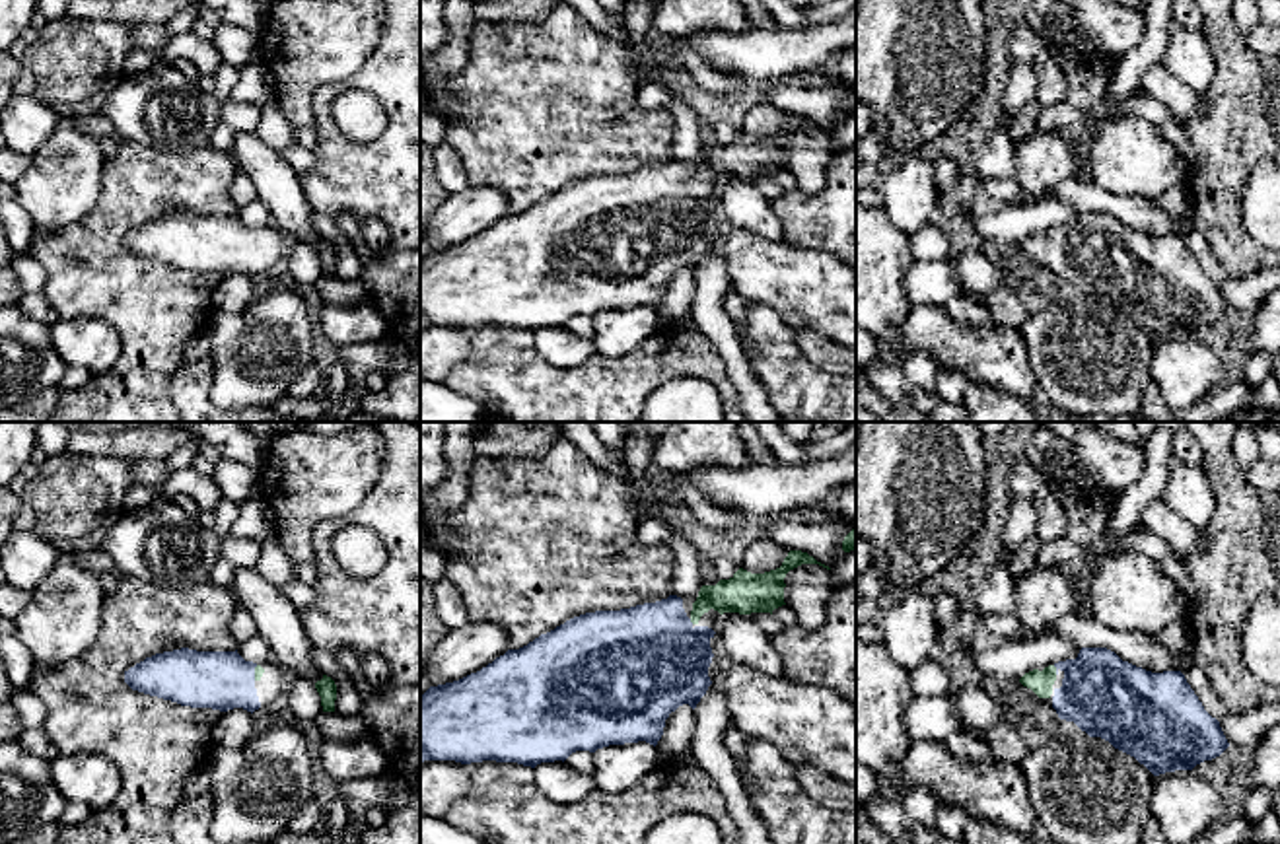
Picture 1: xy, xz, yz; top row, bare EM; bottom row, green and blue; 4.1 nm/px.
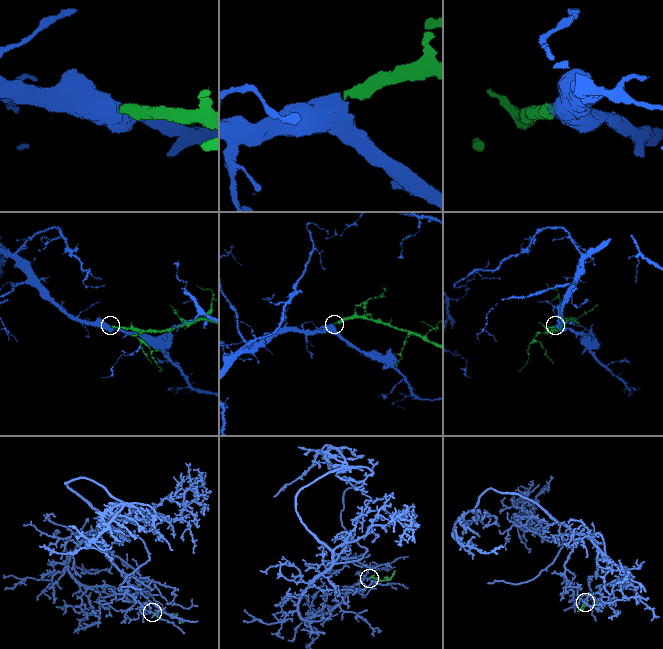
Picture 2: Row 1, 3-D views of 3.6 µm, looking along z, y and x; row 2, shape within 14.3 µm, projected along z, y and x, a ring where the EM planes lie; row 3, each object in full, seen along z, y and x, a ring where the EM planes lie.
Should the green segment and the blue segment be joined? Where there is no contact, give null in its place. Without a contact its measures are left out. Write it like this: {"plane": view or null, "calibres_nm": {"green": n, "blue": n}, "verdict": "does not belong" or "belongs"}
{"plane": "yz", "calibres_nm": {"green": 100, "blue": 340}, "verdict": "belongs"}

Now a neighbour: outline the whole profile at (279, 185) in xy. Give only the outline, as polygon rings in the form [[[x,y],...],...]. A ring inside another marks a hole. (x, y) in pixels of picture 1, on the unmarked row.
[[[239,132],[230,156],[237,171],[253,181],[257,198],[268,206],[272,224],[290,243],[298,241],[313,249],[323,243],[300,175],[282,154],[265,146],[253,132]]]

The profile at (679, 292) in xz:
[[[689,268],[679,270],[665,284],[663,299],[656,313],[663,327],[687,317],[694,299],[694,274]]]

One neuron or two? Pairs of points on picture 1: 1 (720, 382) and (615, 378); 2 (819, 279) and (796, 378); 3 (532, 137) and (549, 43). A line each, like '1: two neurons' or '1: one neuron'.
1: one neuron
2: two neurons
3: one neuron

